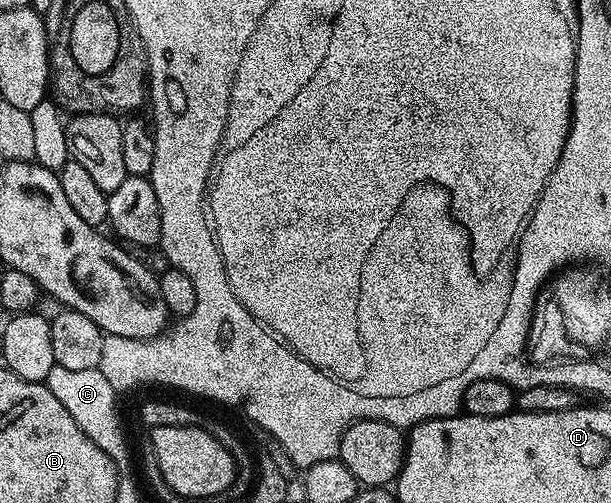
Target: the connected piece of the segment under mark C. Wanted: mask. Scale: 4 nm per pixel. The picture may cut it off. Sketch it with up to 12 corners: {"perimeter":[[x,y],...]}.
{"perimeter":[[54,365],[44,383],[112,459],[140,485],[114,383],[99,368]]}

